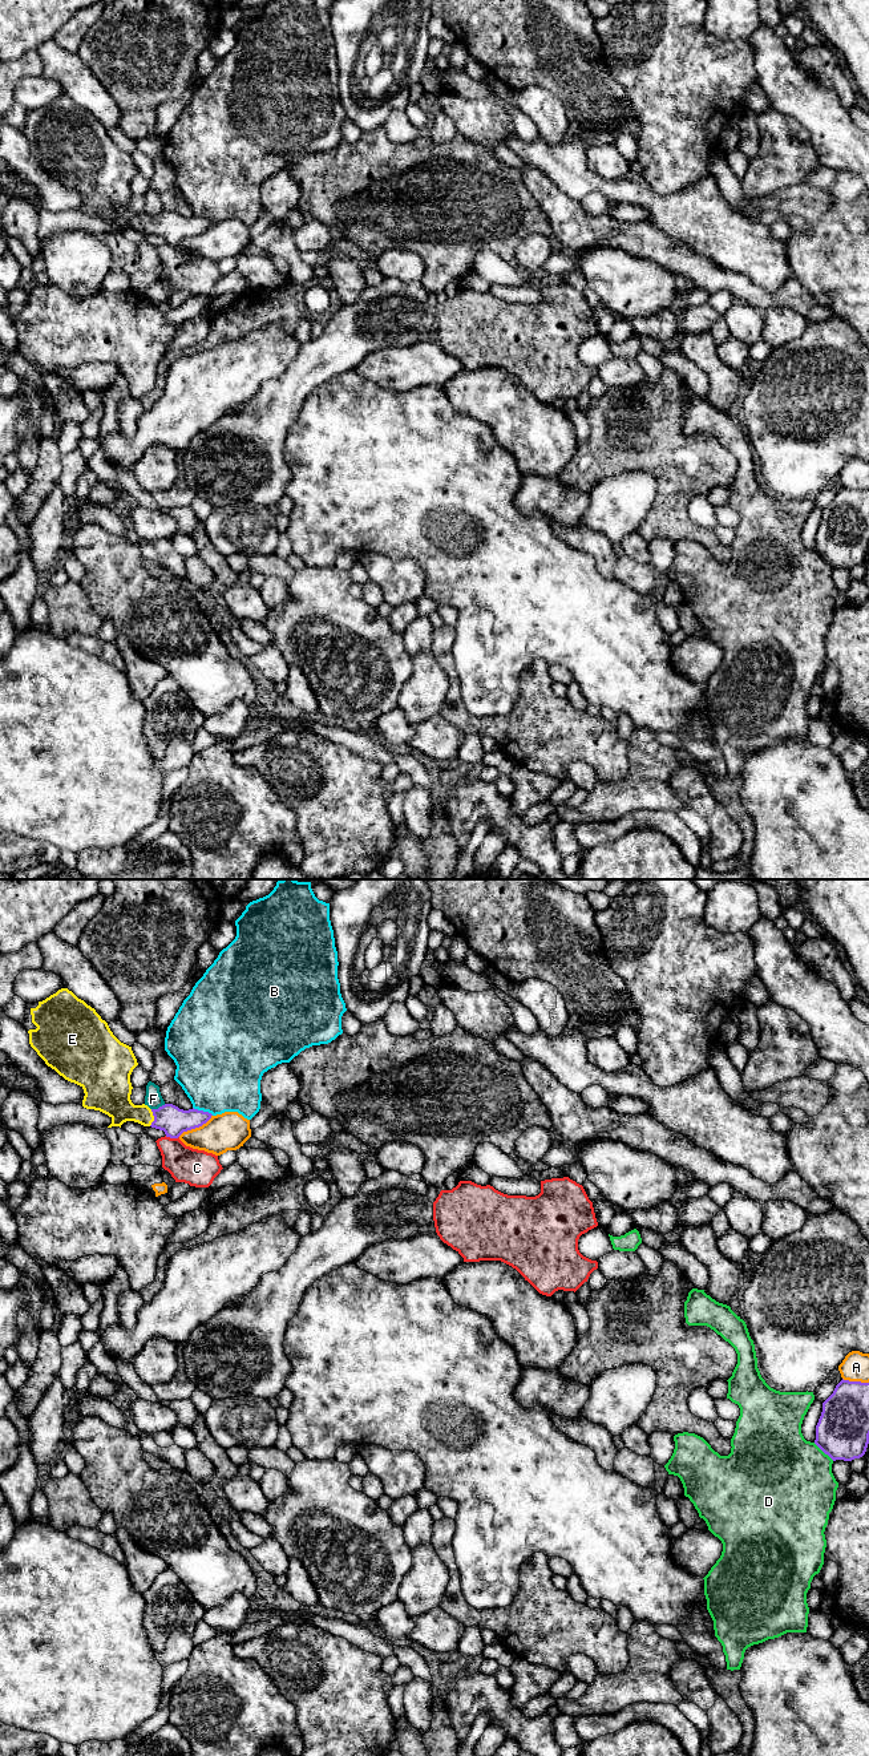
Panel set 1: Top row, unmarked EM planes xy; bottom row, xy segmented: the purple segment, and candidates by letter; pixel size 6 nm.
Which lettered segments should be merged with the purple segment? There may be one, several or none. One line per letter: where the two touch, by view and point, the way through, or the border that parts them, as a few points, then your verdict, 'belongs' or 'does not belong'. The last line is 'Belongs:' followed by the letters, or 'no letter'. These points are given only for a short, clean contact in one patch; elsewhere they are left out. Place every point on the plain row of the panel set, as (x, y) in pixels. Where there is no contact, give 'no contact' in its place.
A: meets purple in xy at (195, 234); does not belong
B: meets purple in xy at (202, 218); does not belong
C: meets purple in xy at (172, 245); does not belong
D: meets purple in xy at (824, 559); does not belong
E: meets purple in xy at (154, 225); runs through xy (170, 226), (154, 225), (124, 218), (116, 210); belongs
F: meets purple in xy at (160, 214); does not belong
Belongs: E

